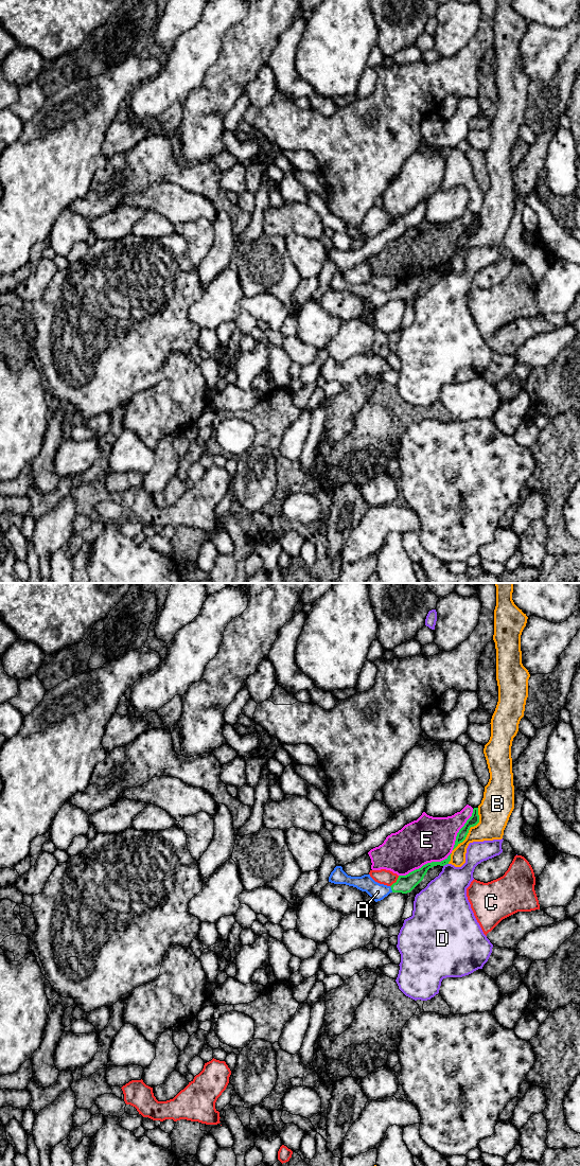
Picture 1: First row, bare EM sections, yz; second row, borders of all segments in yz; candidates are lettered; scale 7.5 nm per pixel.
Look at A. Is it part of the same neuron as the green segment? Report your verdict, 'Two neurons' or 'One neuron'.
One neuron

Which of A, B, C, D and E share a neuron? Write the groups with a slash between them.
A / B / C / D / E

